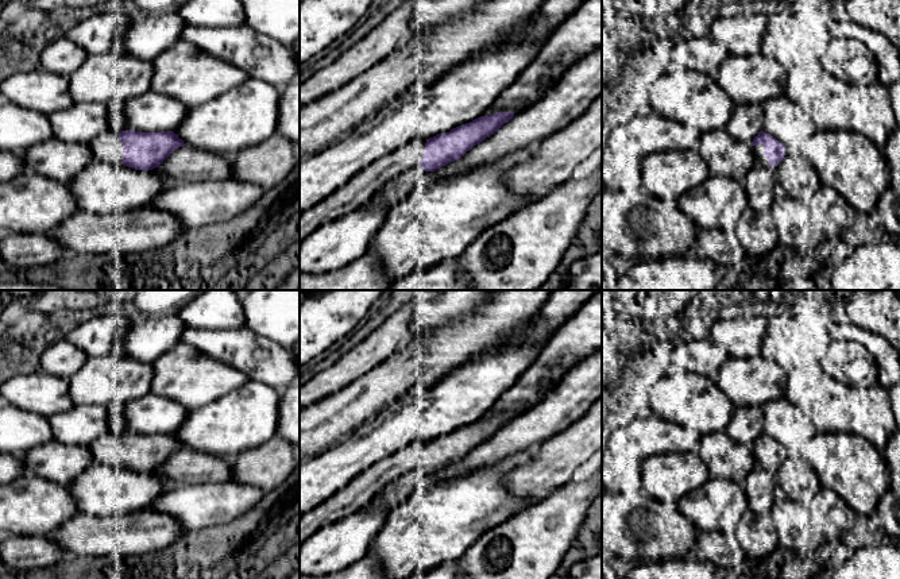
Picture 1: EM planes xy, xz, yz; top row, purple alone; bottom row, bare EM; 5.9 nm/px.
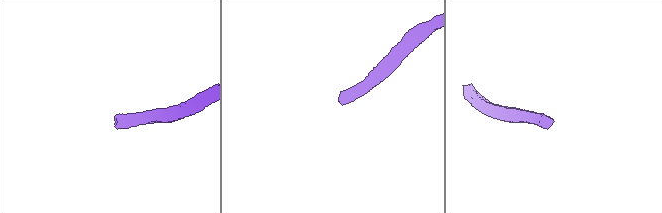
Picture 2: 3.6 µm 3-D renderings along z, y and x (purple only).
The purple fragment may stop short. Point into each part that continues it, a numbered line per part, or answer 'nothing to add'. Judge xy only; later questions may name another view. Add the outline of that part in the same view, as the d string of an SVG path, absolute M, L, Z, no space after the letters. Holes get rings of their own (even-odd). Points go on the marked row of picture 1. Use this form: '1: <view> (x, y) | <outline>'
1: xy (107, 147) | M105 131L88 143L88 146L96 162L108 162L115 166L123 165L123 144L119 139L119 131Z

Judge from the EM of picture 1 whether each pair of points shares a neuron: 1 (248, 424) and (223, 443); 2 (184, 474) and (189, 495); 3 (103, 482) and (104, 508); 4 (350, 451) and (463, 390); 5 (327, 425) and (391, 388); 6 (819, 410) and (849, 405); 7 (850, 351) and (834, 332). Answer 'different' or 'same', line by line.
1: same
2: different
3: same
4: same
5: same
6: same
7: different

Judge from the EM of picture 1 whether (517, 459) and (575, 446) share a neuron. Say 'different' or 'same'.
different

